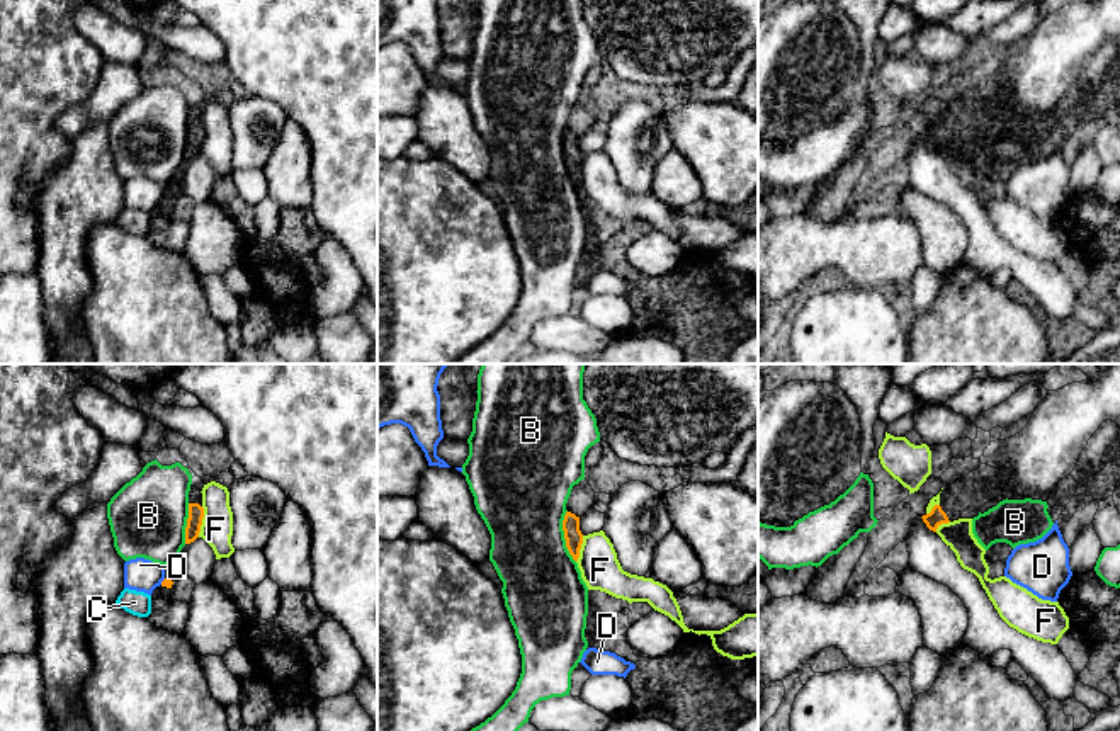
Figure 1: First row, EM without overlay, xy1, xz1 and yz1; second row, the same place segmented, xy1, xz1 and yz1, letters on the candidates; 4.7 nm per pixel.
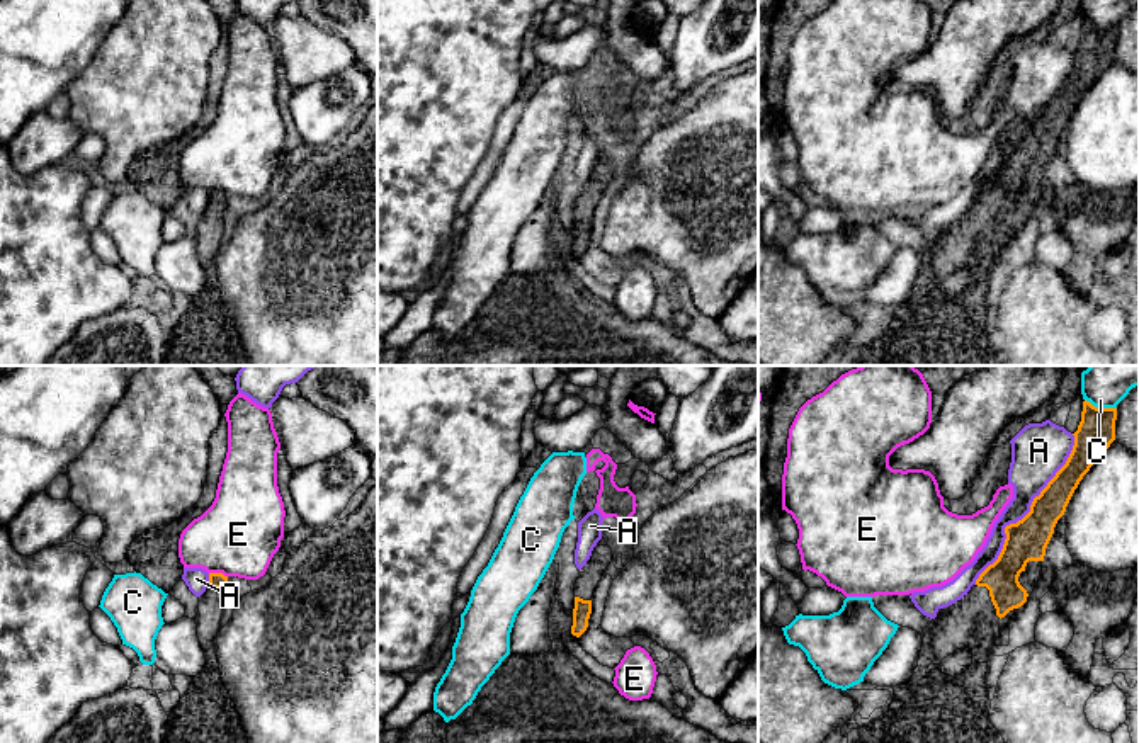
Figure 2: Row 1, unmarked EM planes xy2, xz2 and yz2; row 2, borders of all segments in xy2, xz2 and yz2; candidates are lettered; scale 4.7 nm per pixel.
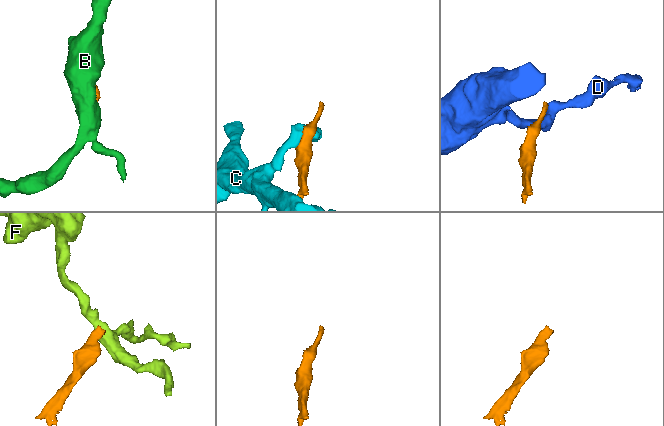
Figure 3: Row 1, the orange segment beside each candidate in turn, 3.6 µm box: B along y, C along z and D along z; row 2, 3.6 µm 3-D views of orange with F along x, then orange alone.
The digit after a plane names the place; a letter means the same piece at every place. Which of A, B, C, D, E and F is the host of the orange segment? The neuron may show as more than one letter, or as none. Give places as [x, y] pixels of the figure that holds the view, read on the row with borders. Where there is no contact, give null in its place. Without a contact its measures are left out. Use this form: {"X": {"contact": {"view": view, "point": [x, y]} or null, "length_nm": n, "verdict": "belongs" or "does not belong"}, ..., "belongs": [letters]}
{"A": {"contact": {"view": "yz2", "point": [1029, 512]}, "length_nm": 850, "verdict": "does not belong"}, "B": {"contact": {"view": "xz1", "point": [565, 536]}, "length_nm": 260, "verdict": "does not belong"}, "C": {"contact": {"view": "yz2", "point": [1100, 408]}, "length_nm": 160, "verdict": "does not belong"}, "D": {"contact": {"view": "xy1", "point": [162, 582]}, "length_nm": 40, "verdict": "does not belong"}, "E": {"contact": {"view": "xy2", "point": [218, 573]}, "length_nm": 90, "verdict": "does not belong"}, "F": {"contact": {"view": "xy1", "point": [201, 522]}, "length_nm": 150, "verdict": "does not belong"}, "belongs": []}

